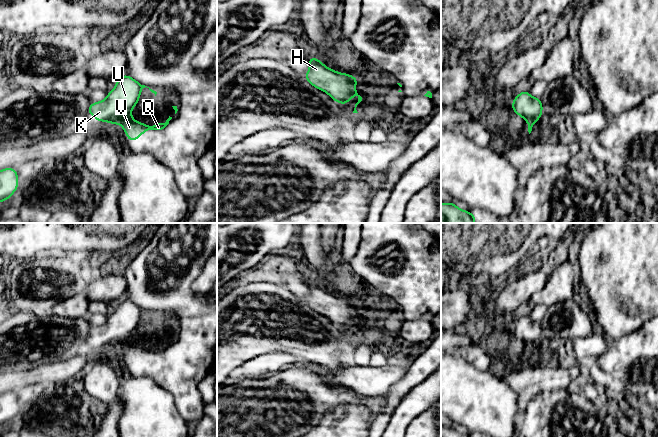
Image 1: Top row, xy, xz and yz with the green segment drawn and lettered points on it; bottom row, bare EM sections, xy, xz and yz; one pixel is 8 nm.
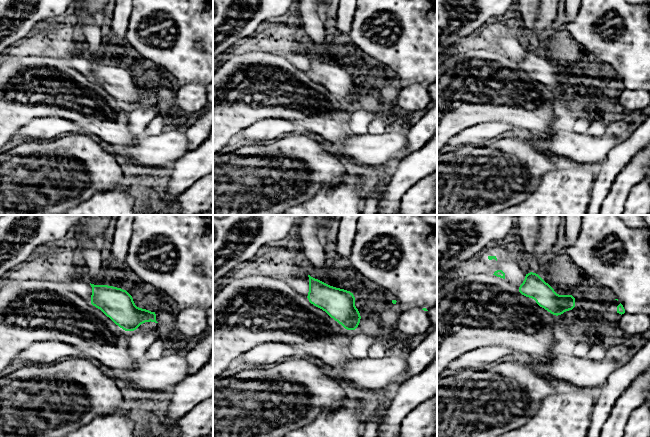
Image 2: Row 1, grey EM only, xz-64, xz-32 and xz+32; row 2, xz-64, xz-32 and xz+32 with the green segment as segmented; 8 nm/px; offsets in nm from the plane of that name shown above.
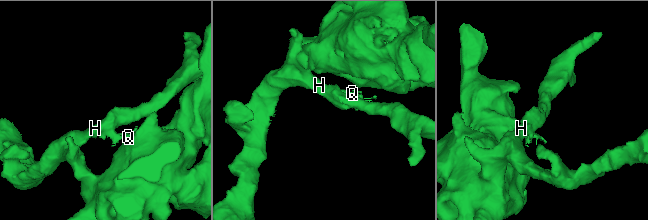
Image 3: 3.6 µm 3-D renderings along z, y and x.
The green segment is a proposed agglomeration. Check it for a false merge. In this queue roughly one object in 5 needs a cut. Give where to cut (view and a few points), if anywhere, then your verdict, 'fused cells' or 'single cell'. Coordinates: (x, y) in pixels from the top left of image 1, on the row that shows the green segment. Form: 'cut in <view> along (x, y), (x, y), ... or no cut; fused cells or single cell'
no cut; single cell

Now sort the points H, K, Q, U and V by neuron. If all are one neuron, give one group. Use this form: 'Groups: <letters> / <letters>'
Groups: H K Q U V

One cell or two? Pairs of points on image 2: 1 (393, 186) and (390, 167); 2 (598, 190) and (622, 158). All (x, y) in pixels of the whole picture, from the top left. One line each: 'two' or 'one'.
1: two
2: one

